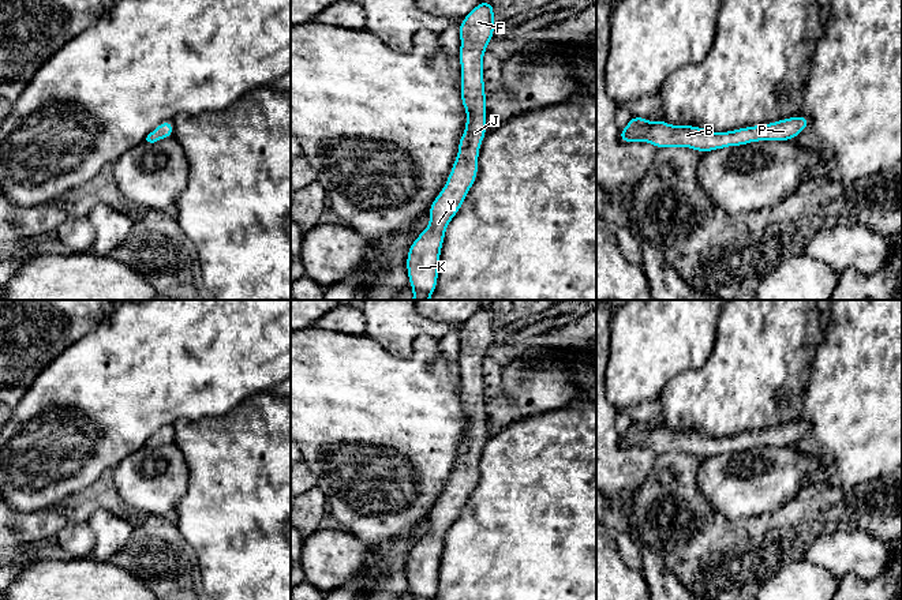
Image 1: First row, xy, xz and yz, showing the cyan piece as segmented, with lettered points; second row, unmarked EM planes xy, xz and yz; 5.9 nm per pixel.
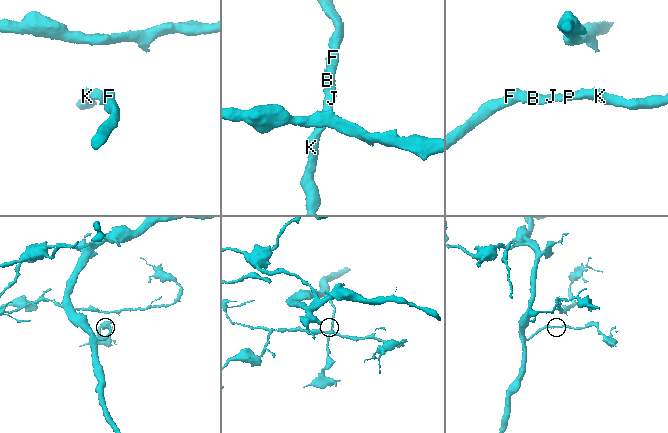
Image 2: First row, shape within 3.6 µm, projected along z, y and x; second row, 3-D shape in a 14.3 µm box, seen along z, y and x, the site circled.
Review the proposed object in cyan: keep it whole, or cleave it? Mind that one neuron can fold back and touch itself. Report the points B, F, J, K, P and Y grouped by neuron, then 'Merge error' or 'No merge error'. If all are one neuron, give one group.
Groups: B F J K P Y. No merge error

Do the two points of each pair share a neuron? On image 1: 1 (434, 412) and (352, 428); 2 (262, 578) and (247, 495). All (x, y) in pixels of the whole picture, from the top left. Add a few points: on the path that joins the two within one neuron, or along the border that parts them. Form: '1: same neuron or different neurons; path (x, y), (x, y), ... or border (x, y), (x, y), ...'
1: same neuron; path (414, 412), (408, 412), (389, 428), (373, 428)
2: same neuron; path (262, 558), (262, 539), (255, 531), (253, 516)

